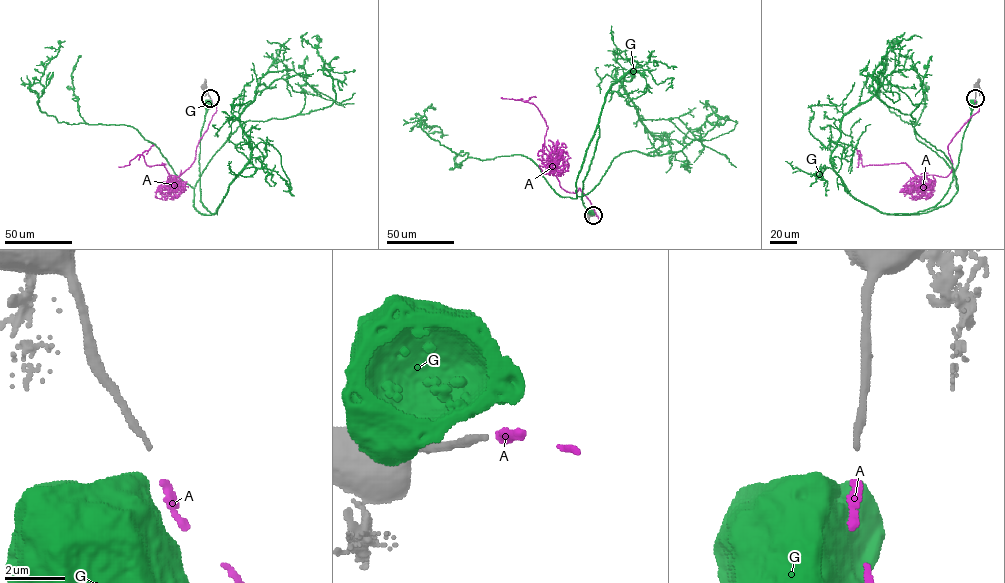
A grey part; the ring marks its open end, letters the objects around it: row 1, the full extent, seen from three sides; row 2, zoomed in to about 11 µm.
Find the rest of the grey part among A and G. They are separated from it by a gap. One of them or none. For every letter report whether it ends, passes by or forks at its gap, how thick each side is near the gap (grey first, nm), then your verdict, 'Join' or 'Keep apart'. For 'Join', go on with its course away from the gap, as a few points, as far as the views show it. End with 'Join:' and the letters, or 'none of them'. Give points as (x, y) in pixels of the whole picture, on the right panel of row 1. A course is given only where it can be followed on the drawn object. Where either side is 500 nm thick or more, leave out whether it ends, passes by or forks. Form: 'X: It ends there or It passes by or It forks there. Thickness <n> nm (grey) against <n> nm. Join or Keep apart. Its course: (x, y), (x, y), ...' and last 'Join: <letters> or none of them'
A: It ends there. Thickness 200 nm (grey) against 320 nm. Join. Its course: (975, 100), (979, 110), (948, 146), (946, 177), (917, 176), (904, 163), (863, 166), (861, 154), (857, 167)
G: Thickness 200 nm (grey) against 700 nm. Keep apart
Join: A

